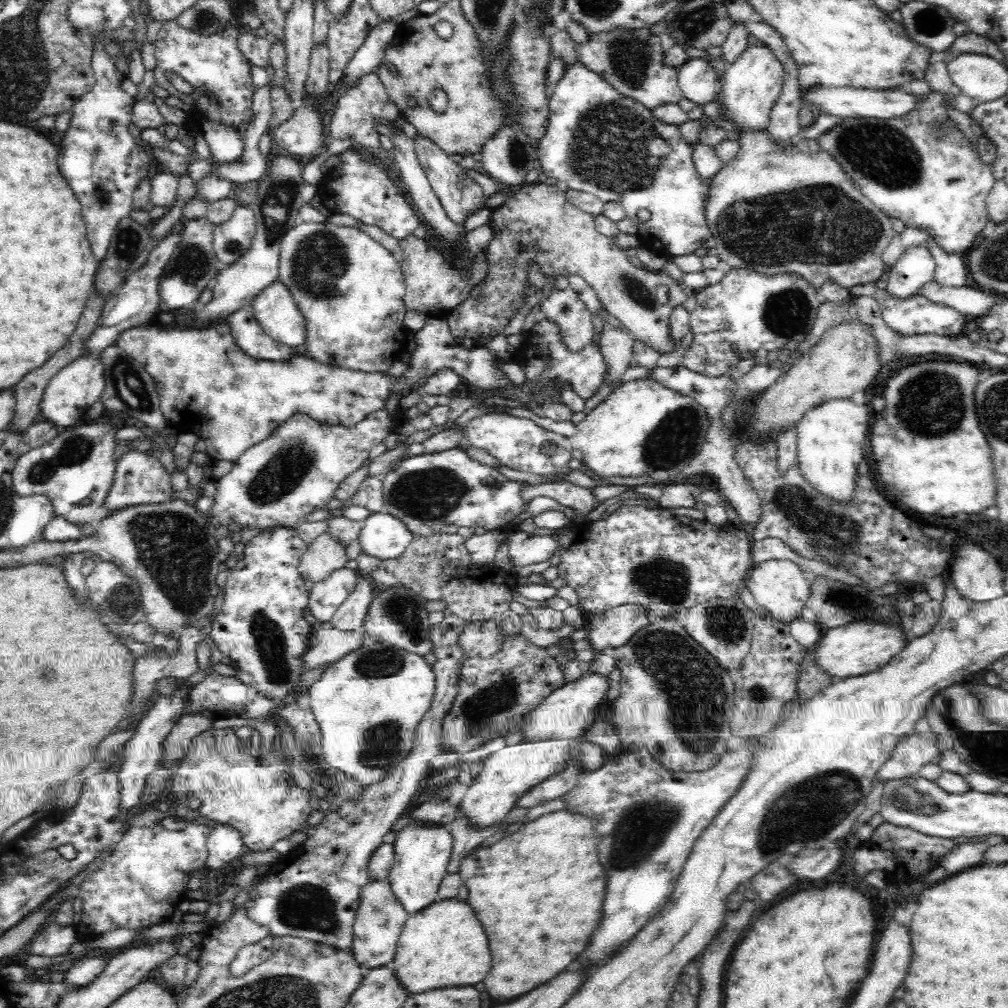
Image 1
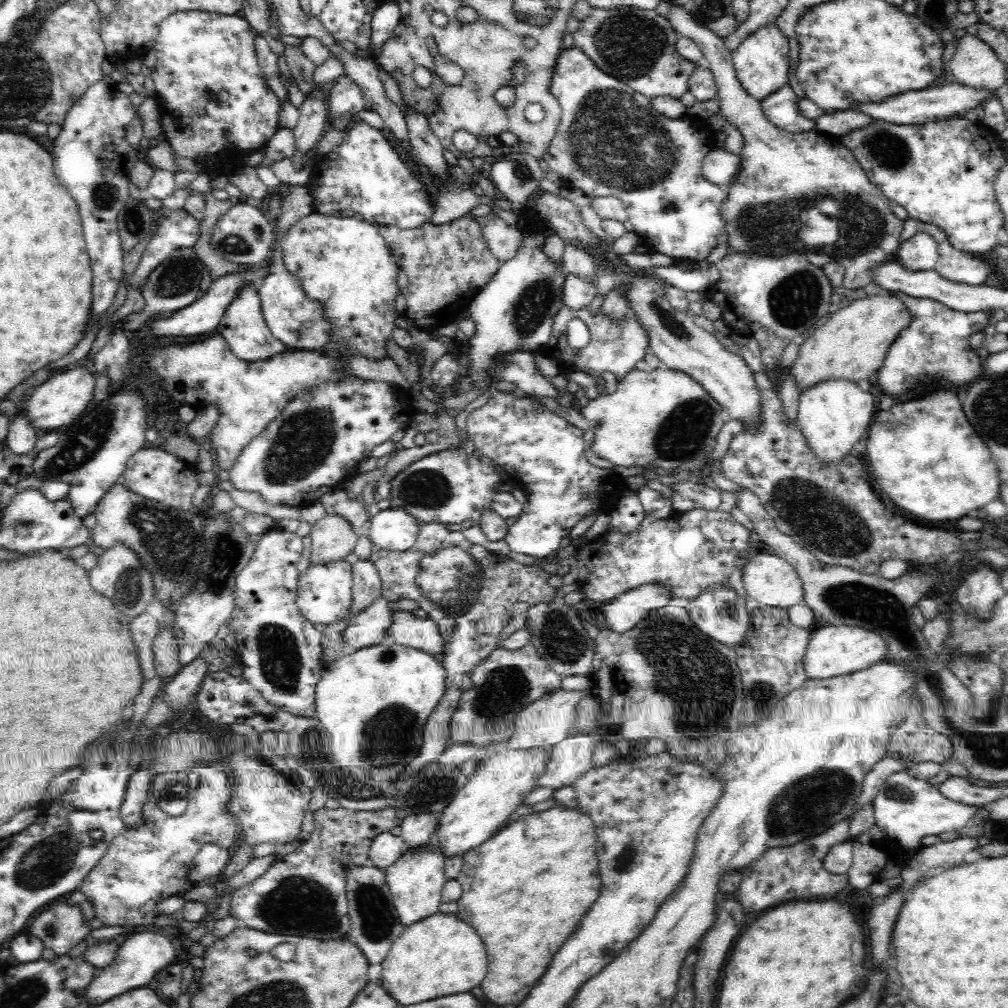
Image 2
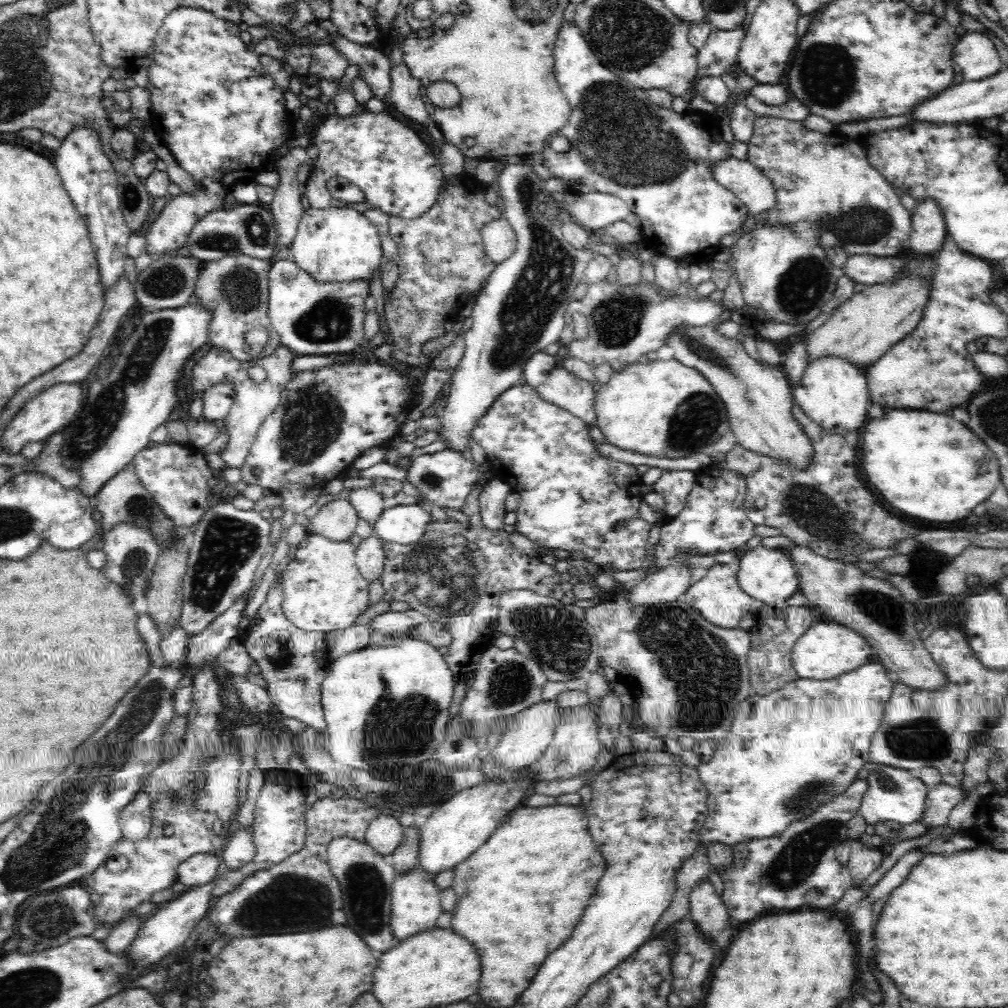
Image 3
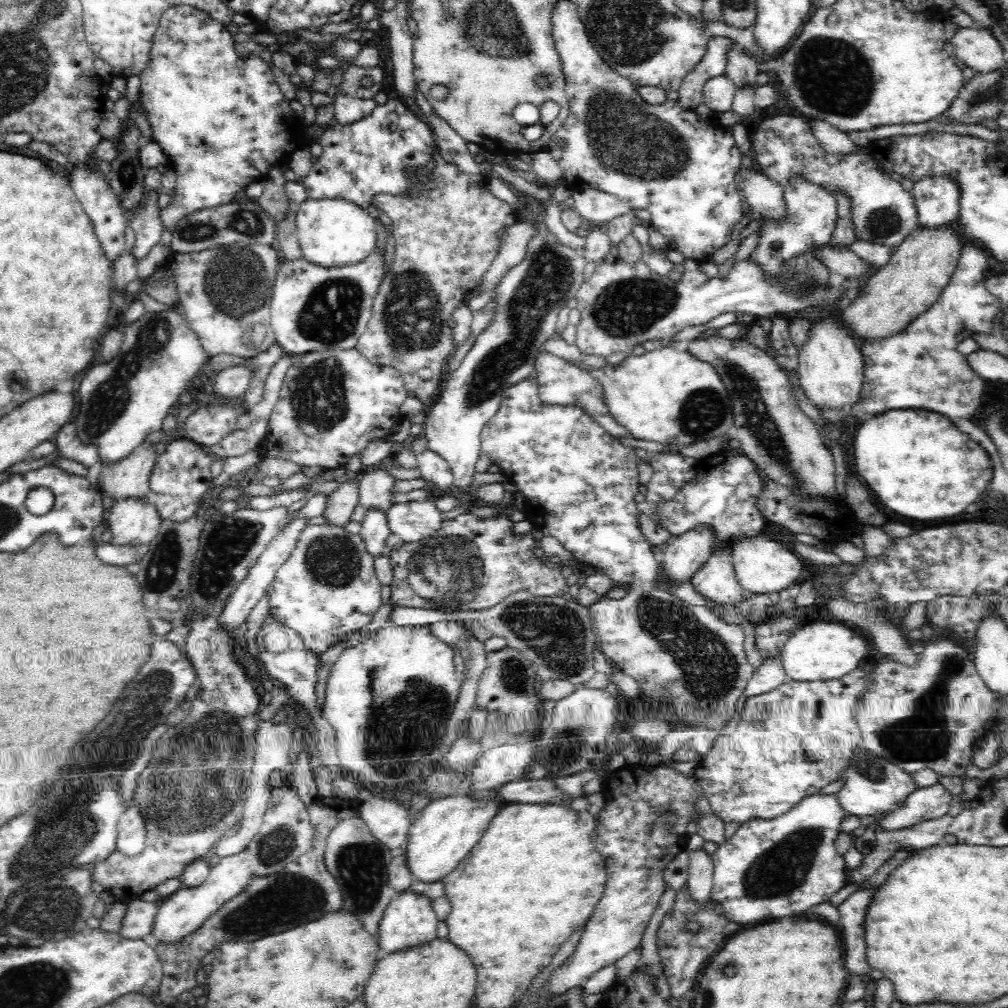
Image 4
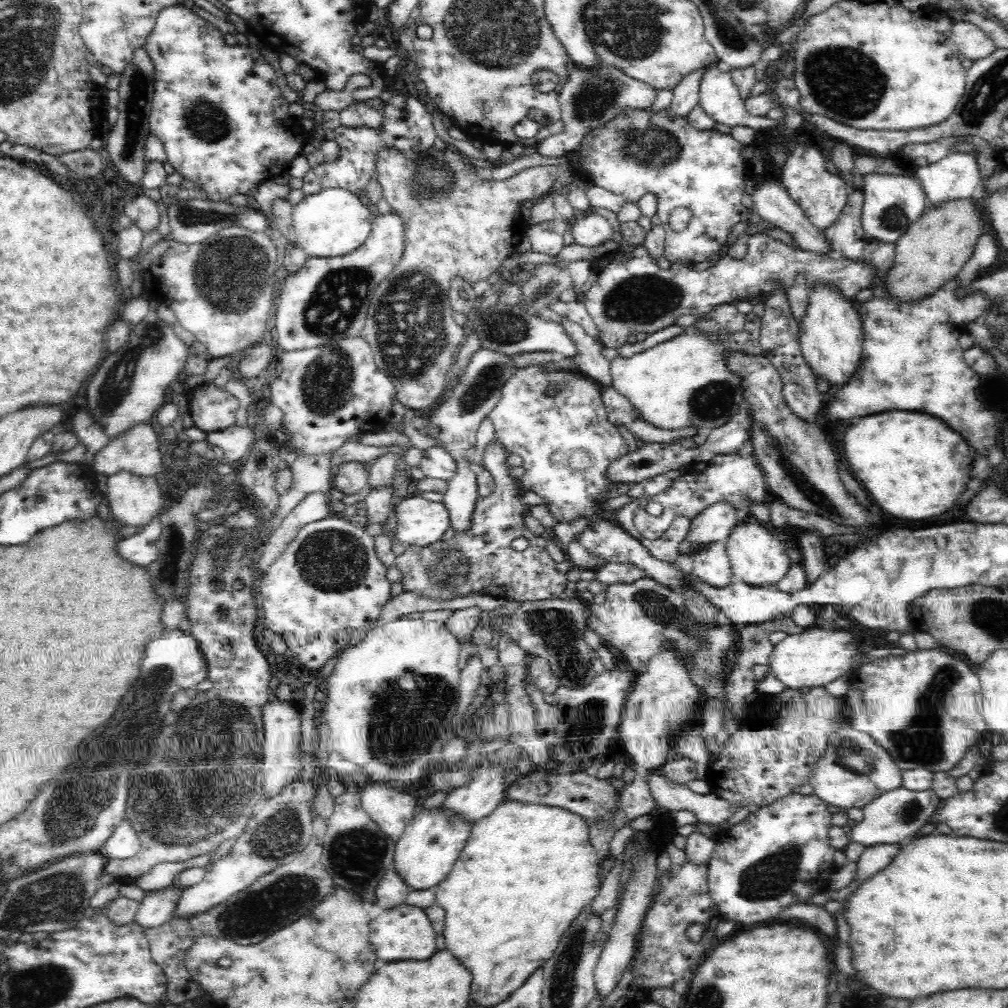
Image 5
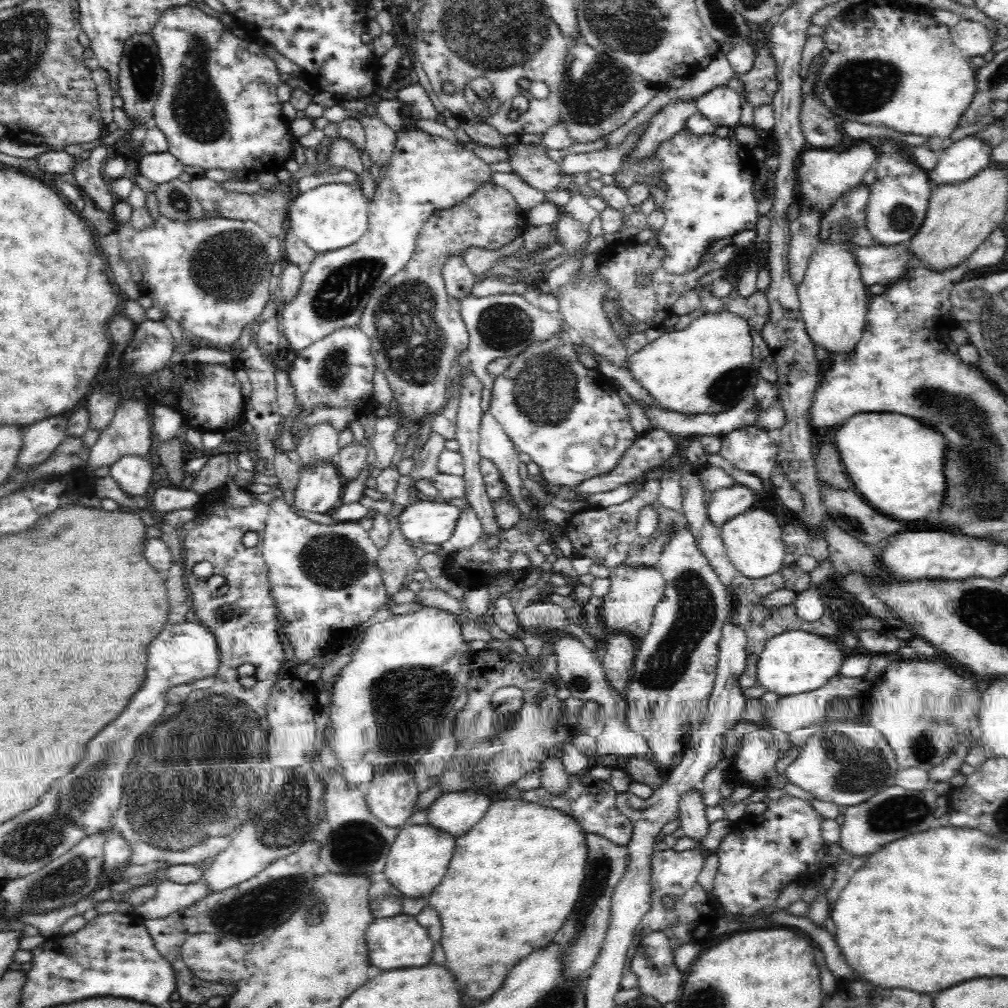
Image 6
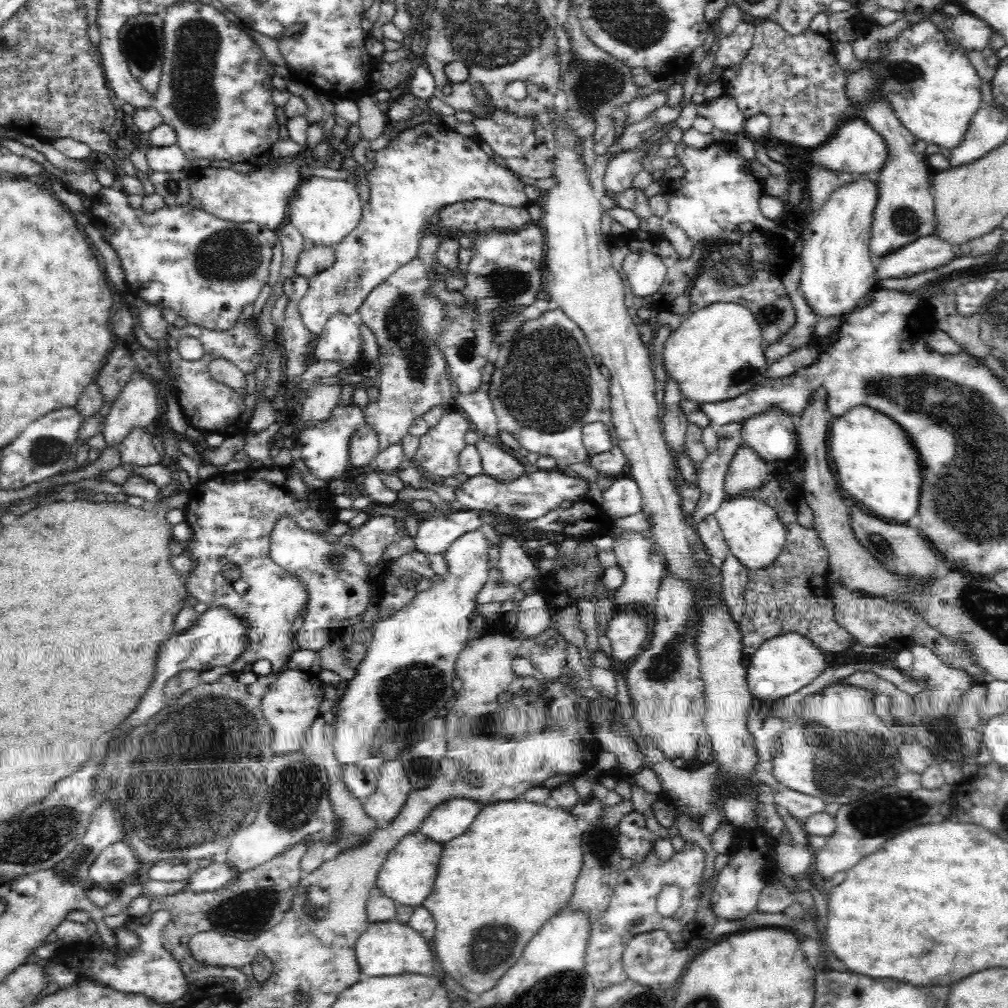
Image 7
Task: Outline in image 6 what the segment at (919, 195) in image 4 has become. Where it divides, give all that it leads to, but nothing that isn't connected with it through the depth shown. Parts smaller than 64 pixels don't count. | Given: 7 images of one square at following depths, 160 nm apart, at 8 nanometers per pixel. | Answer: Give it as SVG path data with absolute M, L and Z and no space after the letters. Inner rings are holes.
M974 135L965 136L938 154L935 167L927 171L932 184L958 184L988 166L990 144Z

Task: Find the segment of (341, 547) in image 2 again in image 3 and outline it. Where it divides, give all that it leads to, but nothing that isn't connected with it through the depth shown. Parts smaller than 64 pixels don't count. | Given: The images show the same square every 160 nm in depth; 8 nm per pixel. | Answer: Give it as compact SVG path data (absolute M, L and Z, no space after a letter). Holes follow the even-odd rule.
M337 499L323 505L310 519L308 532L334 542L350 540L357 528L357 512L348 499Z

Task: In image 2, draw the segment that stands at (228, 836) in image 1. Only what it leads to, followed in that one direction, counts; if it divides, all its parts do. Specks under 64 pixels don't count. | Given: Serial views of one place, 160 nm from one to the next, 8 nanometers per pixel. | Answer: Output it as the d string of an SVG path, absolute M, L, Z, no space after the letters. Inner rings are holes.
M216 843L205 844L191 862L188 880L194 884L217 880L230 858L227 848L219 847Z

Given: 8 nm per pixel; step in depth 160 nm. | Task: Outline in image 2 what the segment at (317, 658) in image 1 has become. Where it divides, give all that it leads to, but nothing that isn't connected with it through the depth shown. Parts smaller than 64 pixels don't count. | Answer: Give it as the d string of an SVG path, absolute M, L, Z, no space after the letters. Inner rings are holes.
M381 595L370 604L366 610L352 616L349 625L342 631L342 638L345 646L351 648L352 652L360 648L377 645L388 639L388 627L392 622L391 611L388 608L388 601Z

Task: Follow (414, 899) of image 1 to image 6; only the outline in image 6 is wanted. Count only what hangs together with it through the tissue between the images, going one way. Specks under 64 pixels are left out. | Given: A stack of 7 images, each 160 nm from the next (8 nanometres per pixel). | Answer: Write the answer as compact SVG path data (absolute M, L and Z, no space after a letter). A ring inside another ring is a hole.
M400 913L388 918L374 919L366 929L368 959L373 972L391 971L410 967L421 967L430 963L434 952L434 941L428 936L427 928L422 927L415 916Z

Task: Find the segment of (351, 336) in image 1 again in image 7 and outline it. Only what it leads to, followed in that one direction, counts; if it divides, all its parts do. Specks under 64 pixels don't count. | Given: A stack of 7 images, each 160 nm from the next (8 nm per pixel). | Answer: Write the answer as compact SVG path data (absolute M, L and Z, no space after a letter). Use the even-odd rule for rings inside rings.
M310 176L299 181L287 212L287 221L296 227L307 244L335 247L360 224L363 202L354 183L348 180Z

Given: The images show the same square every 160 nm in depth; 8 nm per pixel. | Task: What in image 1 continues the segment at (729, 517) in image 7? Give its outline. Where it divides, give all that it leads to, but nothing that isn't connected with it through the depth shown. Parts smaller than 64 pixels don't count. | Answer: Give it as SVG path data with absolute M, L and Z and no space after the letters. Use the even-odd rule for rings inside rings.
M770 559L760 562L758 566L751 568L747 585L756 603L764 607L766 612L771 614L771 618L788 625L798 618L810 596L810 589L804 581L803 570L790 560Z

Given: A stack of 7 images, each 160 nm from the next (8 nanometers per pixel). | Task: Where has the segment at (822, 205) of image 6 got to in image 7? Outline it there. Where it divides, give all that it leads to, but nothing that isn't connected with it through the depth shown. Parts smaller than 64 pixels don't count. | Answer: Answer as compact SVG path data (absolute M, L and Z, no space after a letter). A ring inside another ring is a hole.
M862 116L848 118L823 145L810 153L810 164L827 168L832 172L868 174L876 176L887 157L886 145L882 137L863 119Z

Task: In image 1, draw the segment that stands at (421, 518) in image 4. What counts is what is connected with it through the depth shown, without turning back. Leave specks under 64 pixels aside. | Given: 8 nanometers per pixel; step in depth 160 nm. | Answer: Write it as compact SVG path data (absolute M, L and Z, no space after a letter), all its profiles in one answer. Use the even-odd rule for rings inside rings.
M386 512L371 513L359 534L362 553L382 560L398 558L414 536L404 522Z

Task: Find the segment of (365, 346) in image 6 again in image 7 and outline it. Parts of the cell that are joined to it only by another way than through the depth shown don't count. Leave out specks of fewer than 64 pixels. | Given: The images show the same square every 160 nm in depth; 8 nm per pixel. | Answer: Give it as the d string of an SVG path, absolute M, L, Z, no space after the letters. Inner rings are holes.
M339 313L327 321L324 331L316 337L311 360L314 363L341 360L342 370L346 370L350 367L364 367L365 363L356 359L362 352L364 349L359 324L352 317Z

